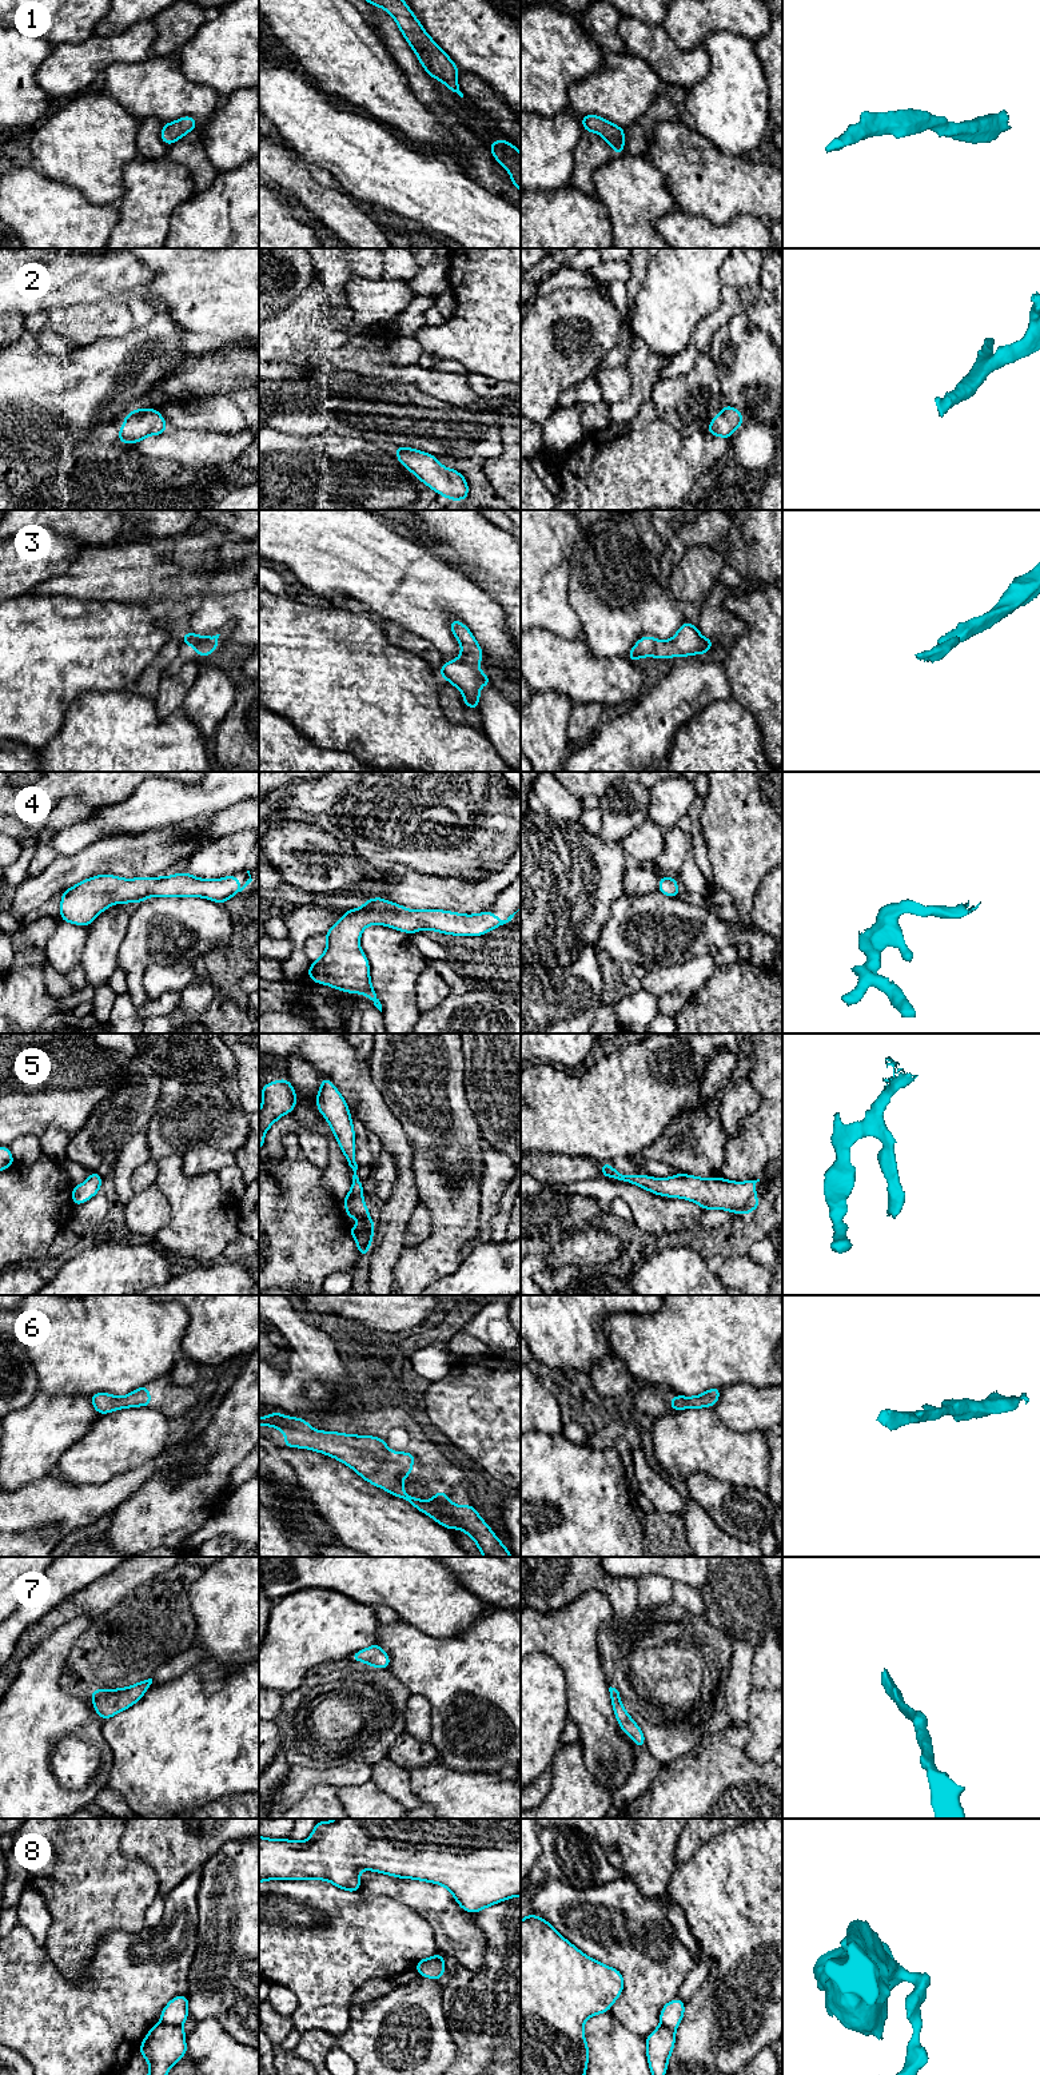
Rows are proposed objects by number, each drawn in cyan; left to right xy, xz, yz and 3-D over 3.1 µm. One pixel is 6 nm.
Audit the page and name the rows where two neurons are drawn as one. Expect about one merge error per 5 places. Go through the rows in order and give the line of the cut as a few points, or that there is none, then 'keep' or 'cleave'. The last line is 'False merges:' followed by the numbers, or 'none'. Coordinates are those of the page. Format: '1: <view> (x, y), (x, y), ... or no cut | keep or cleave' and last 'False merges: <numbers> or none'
1: no cut | keep
2: no cut | keep
3: no cut | keep
4: no cut | keep
5: no cut | keep
6: no cut | keep
7: no cut | keep
8: xy (160, 2023), (180, 2026) | cleave
False merges: 8

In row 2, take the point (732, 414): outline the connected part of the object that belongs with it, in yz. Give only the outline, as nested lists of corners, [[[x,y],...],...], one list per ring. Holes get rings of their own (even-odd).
[[[725,405],[724,409],[712,419],[708,433],[716,437],[730,439],[733,431],[744,423],[744,415],[733,406]]]

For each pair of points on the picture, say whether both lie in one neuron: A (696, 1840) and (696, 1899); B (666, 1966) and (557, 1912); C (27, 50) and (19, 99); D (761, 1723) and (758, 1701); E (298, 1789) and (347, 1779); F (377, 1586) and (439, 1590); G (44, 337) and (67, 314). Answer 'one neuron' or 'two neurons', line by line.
A: two neurons
B: one neuron
C: one neuron
D: one neuron
E: one neuron
F: one neuron
G: two neurons

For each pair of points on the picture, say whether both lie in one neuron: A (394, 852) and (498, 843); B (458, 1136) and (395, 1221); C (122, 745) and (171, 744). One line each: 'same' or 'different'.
A: same
B: different
C: same

